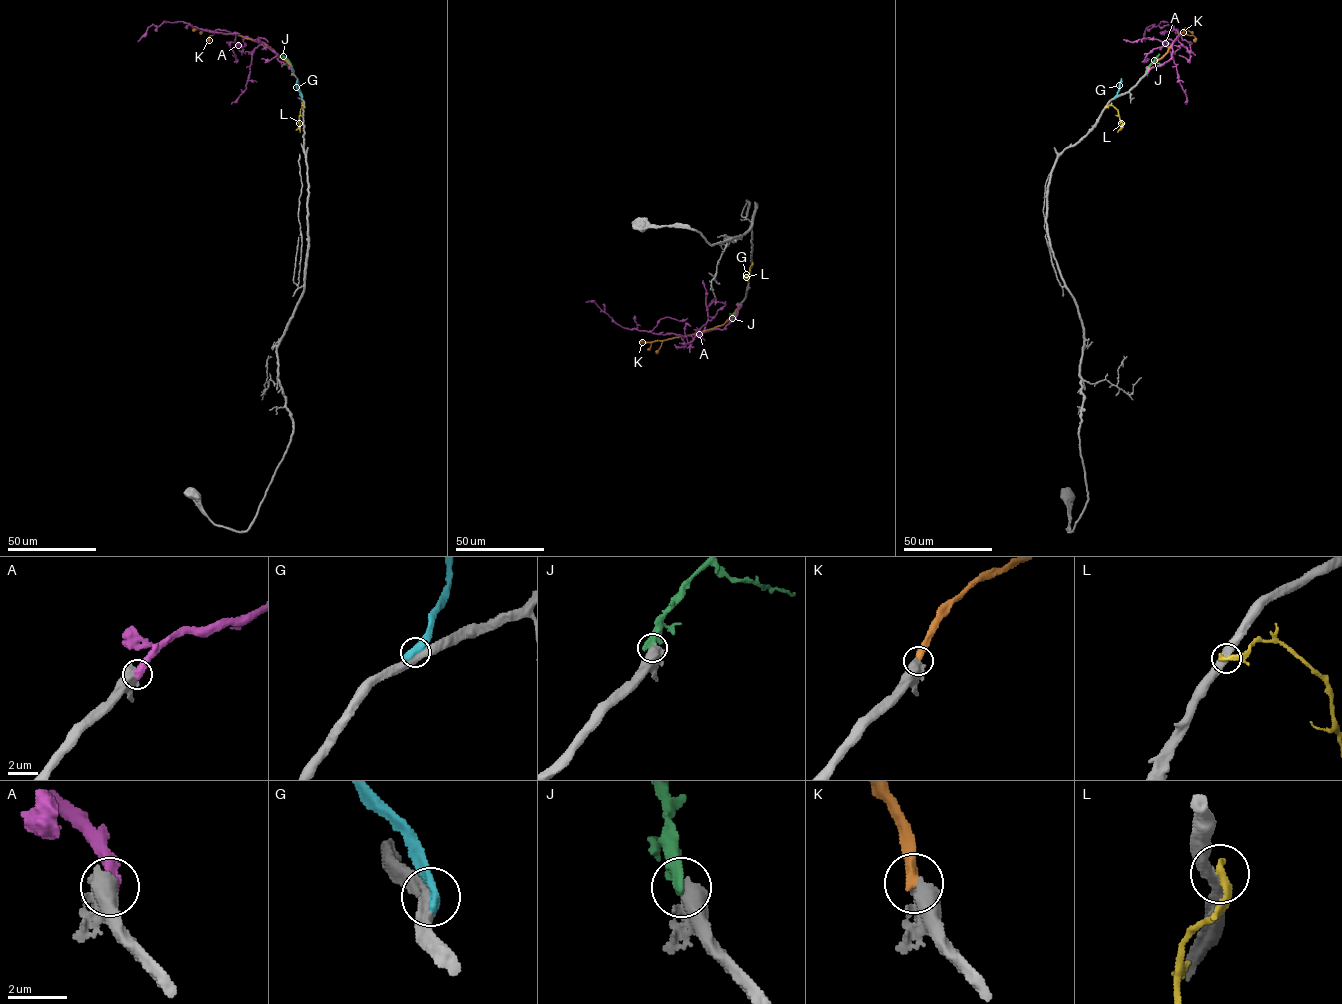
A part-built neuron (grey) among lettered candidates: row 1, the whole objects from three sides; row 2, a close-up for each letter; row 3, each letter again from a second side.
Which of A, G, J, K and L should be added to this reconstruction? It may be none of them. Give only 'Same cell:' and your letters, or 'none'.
Same cell: none

